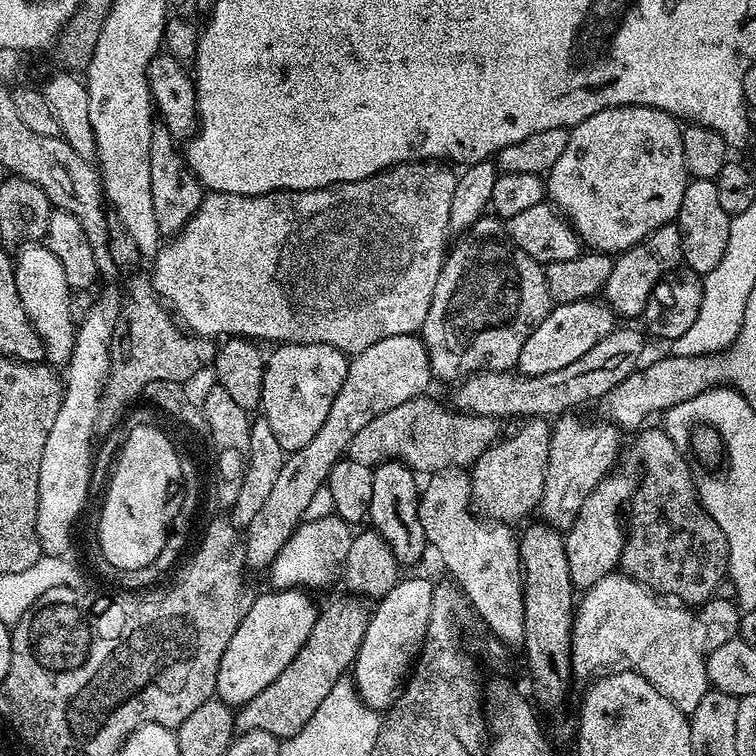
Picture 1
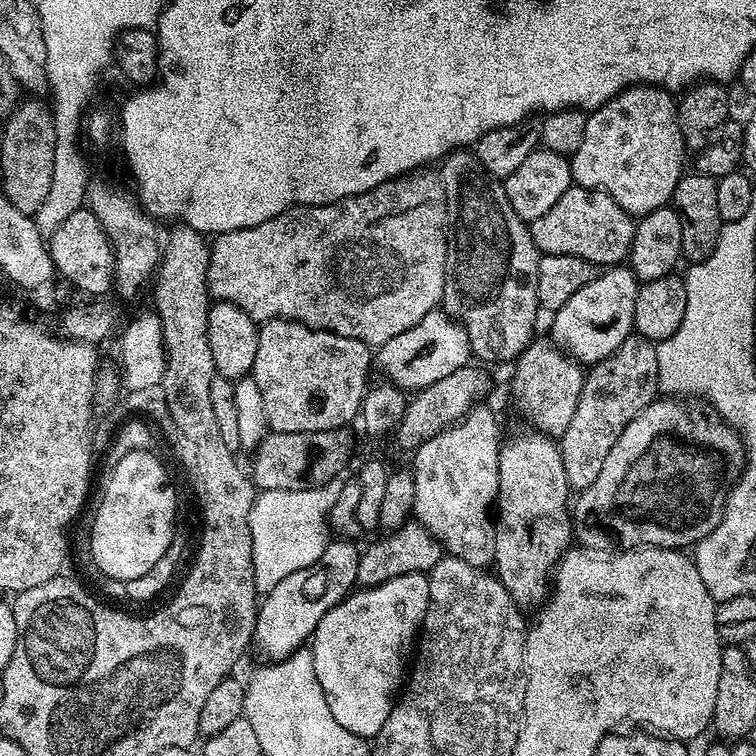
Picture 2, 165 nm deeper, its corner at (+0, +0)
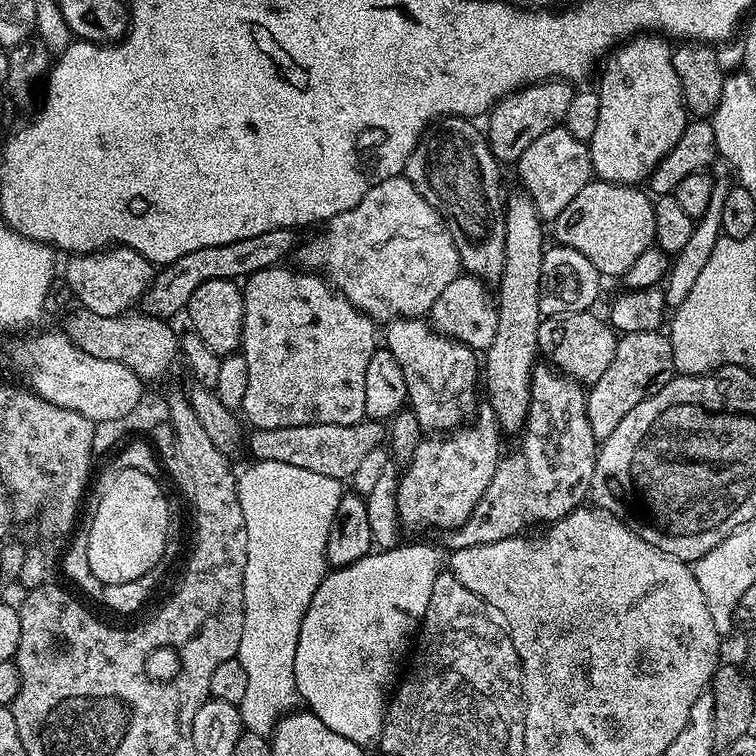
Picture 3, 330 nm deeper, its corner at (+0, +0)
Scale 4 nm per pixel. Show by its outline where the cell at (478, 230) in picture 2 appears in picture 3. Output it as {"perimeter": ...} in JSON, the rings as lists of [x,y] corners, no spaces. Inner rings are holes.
{"perimeter":[[[442,116],[428,125],[420,143],[410,154],[402,175],[408,179],[444,217],[444,224],[454,238],[461,269],[469,276],[485,282],[499,281],[506,254],[506,226],[504,225],[505,193],[500,193],[501,165],[493,158],[483,131],[475,128],[471,119],[462,116]]]}

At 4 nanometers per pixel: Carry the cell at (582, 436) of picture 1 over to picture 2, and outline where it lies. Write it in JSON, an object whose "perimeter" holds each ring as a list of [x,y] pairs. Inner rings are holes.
{"perimeter":[[[639,334],[627,336],[618,350],[587,369],[574,419],[566,426],[566,434],[558,438],[569,489],[586,489],[598,478],[602,462],[606,462],[606,454],[610,454],[610,446],[618,442],[618,434],[626,430],[628,423],[647,404],[657,399],[659,392],[656,344]]]}

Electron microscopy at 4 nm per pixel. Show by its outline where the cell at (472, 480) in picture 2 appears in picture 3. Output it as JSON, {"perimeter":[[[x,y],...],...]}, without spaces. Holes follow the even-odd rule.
{"perimeter":[[[401,318],[391,321],[391,323],[387,325],[387,328],[388,333],[386,333],[385,336],[383,333],[382,336],[383,343],[386,345],[388,351],[394,354],[394,358],[398,362],[398,367],[400,367],[402,370],[402,378],[406,378],[406,394],[408,395],[406,404],[407,407],[412,410],[414,415],[417,416],[418,422],[421,424],[422,428],[424,430],[451,430],[457,426],[463,425],[466,420],[466,417],[464,417],[464,415],[466,415],[468,411],[471,413],[473,409],[477,407],[476,388],[478,392],[478,381],[482,376],[482,364],[478,359],[477,353],[473,351],[473,349],[465,346],[465,344],[462,342],[451,340],[449,336],[444,336],[440,332],[437,332],[436,329],[432,327],[431,323],[429,323],[429,321],[424,318]]]}

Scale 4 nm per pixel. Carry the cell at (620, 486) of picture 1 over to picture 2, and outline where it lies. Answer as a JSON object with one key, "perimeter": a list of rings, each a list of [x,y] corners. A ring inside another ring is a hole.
{"perimeter":[[[657,398],[653,400],[652,403],[647,404],[647,406],[645,406],[645,408],[628,423],[626,430],[622,430],[622,434],[618,434],[618,442],[614,442],[614,446],[610,446],[610,454],[606,454],[606,462],[602,462],[602,471],[598,474],[598,478],[594,478],[594,482],[590,482],[590,486],[583,489],[583,491],[577,495],[580,496],[577,500],[575,497],[574,507],[571,509],[575,539],[579,541],[579,543],[581,540],[581,542],[585,544],[581,544],[585,549],[596,550],[596,547],[600,544],[600,536],[604,536],[606,543],[617,544],[615,547],[620,550],[631,550],[634,548],[674,548],[677,550],[688,550],[702,538],[706,538],[706,534],[710,534],[714,530],[714,526],[718,526],[722,522],[722,518],[724,517],[724,507],[728,501],[728,494],[732,491],[732,485],[739,480],[740,473],[744,471],[744,444],[741,442],[740,436],[736,433],[736,431],[732,429],[731,426],[724,423],[719,416],[715,414],[707,414],[708,416],[695,416],[695,414],[692,413],[691,410],[684,404],[687,403],[681,402],[676,398]]]}

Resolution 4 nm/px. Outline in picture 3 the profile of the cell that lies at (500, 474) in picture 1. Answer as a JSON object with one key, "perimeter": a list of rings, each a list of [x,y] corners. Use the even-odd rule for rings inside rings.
{"perimeter":[[[595,311],[550,316],[541,319],[538,326],[538,346],[543,359],[557,372],[562,372],[581,386],[591,386],[614,359],[618,333],[607,319],[595,316]]]}

